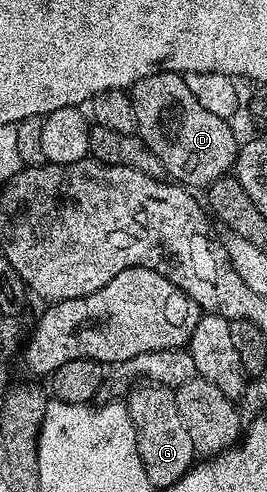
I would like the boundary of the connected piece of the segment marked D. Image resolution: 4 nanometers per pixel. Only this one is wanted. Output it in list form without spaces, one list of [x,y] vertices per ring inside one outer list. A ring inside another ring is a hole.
[[[153,73],[137,81],[129,95],[136,111],[137,136],[142,138],[152,155],[160,159],[177,184],[205,187],[233,170],[240,137],[234,134],[227,118],[212,115],[212,111],[196,103],[183,74]]]

